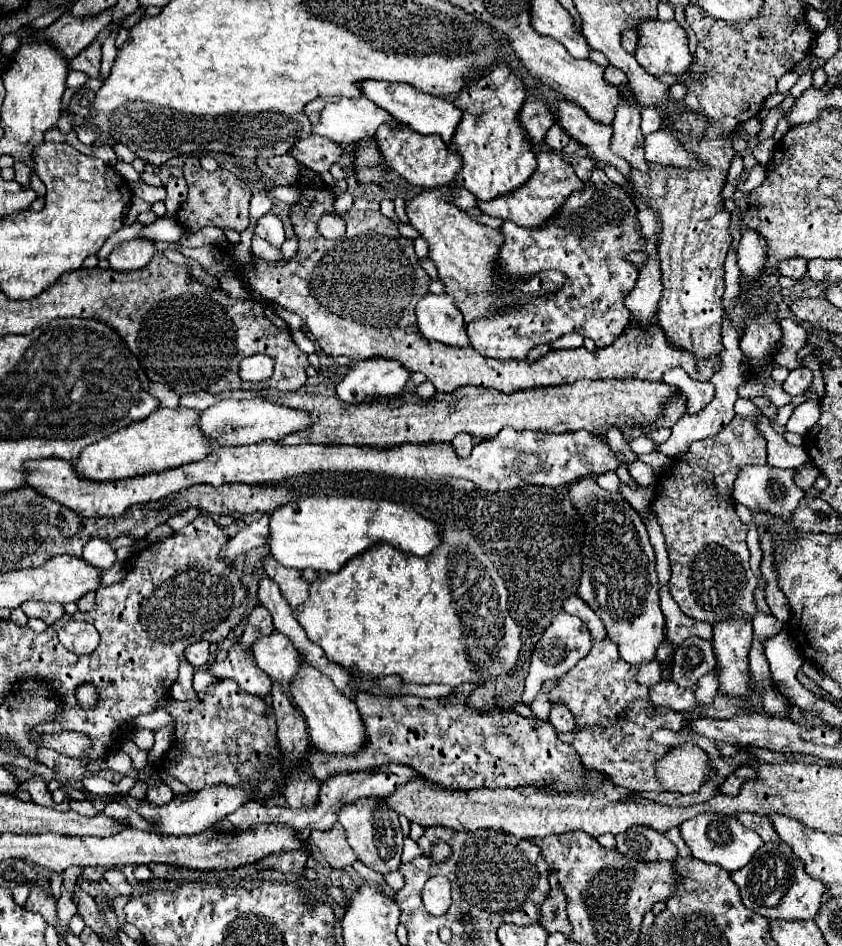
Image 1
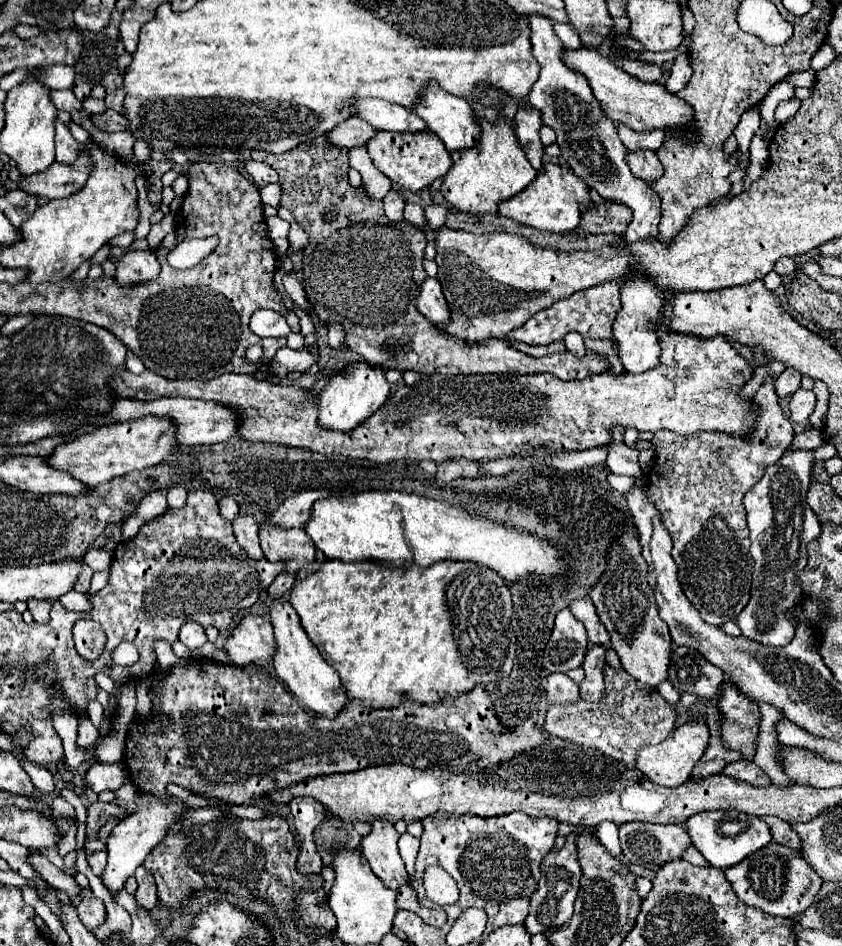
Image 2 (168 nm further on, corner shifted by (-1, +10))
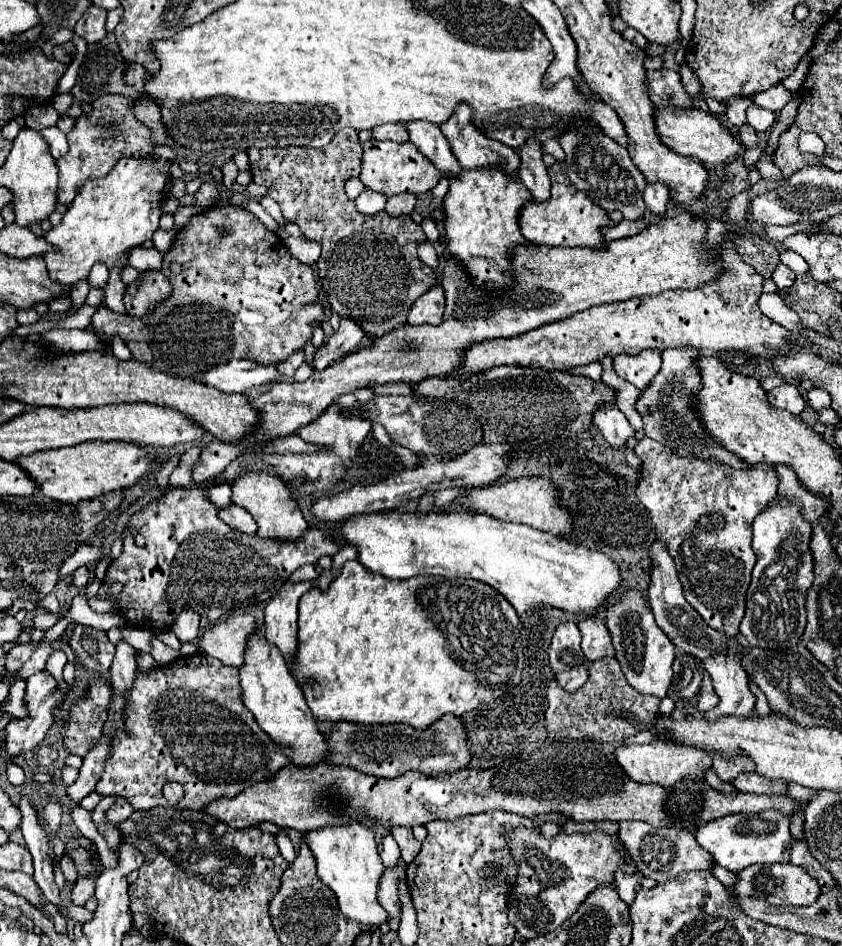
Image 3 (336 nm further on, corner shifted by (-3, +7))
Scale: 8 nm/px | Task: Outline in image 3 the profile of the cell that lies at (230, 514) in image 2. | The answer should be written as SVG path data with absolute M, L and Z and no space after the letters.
M227 483L211 485L207 487L207 499L211 499L211 503L215 503L217 507L227 507L231 505L231 487Z

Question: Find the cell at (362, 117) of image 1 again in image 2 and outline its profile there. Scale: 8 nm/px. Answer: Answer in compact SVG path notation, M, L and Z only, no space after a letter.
M369 98L369 100L355 100L353 110L357 118L363 118L365 122L373 124L377 130L389 130L389 132L423 132L427 130L427 124L413 114L411 110L389 104L381 98Z

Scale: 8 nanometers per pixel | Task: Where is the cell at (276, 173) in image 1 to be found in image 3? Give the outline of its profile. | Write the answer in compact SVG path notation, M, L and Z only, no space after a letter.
M355 129L339 131L333 141L323 149L313 147L273 147L273 149L251 149L249 171L253 183L267 187L267 195L281 205L285 219L297 223L307 239L321 243L321 257L317 261L319 281L327 295L333 313L351 317L357 321L367 337L383 337L385 333L403 327L407 321L409 307L429 291L435 283L435 271L419 261L417 247L427 239L421 225L409 215L391 217L385 211L377 215L363 215L355 209L355 203L345 195L345 181L359 176L361 169L361 143Z

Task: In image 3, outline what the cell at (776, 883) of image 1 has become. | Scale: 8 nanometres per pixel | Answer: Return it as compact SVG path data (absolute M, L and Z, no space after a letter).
M773 863L773 865L755 865L743 869L739 875L737 885L733 887L733 893L739 897L759 897L765 899L769 905L811 905L819 897L821 889L817 881L801 867L795 867L791 863Z

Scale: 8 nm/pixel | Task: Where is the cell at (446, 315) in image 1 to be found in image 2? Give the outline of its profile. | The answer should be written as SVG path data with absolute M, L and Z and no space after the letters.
M425 278L421 284L417 310L433 324L445 324L445 320L449 320L449 306L437 278Z

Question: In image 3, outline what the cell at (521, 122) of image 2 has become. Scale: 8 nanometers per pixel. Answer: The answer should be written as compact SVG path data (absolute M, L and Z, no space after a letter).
M529 139L527 145L519 149L521 155L521 169L519 179L527 187L527 191L533 195L533 201L543 203L551 197L551 181L547 175L547 167L541 161L541 145L535 139Z

